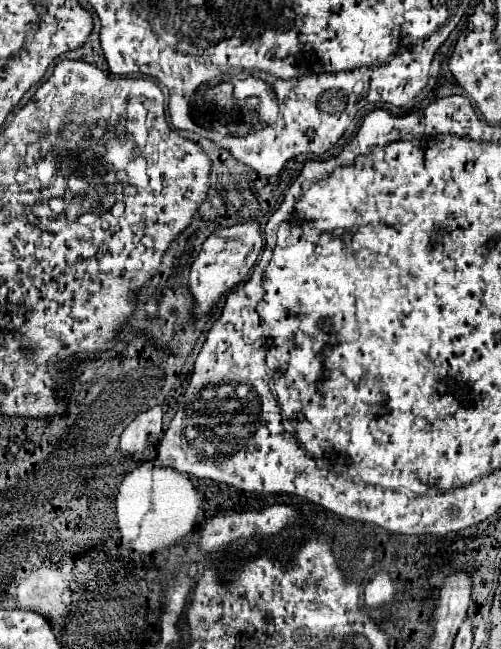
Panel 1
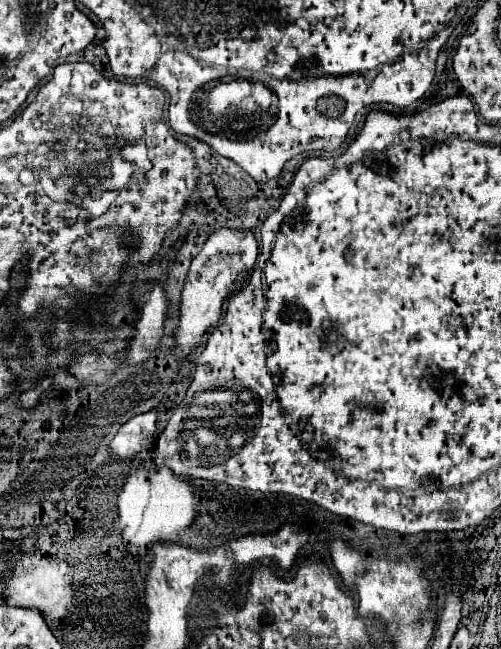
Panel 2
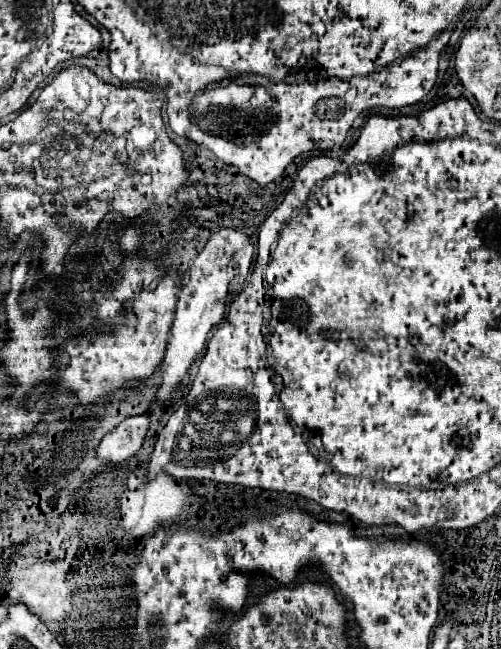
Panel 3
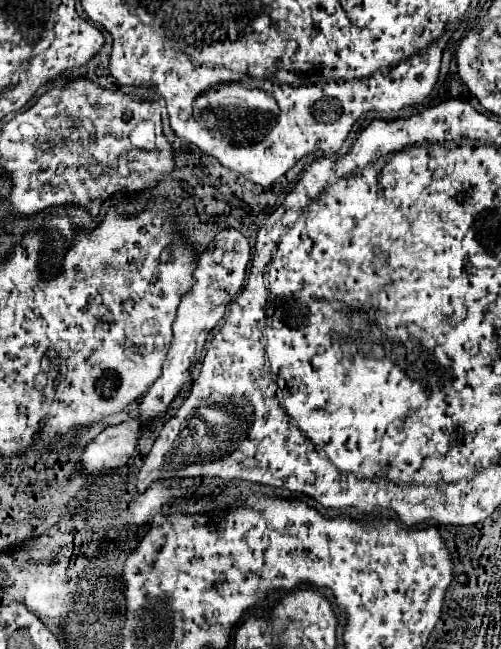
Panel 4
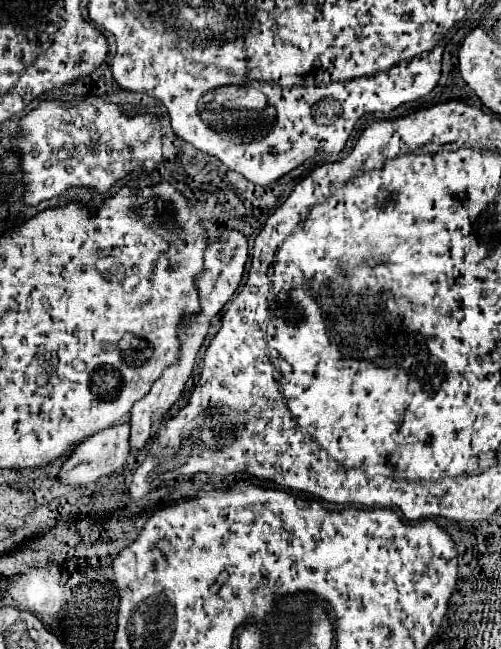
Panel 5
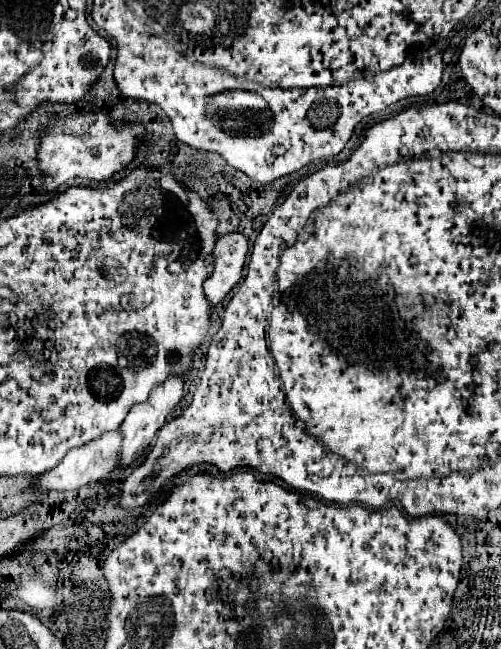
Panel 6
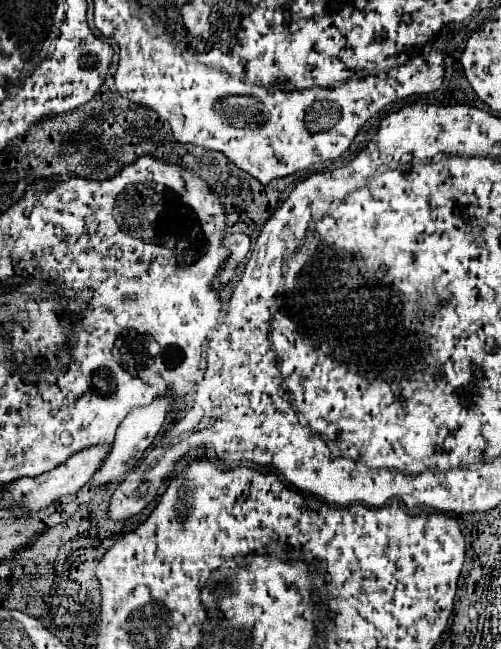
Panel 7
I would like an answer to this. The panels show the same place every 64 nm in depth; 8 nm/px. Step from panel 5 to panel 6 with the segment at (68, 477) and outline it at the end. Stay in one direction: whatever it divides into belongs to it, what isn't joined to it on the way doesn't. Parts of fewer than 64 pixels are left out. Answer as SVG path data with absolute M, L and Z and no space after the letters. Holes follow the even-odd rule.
M114 430L114 432L106 432L102 434L100 438L80 446L80 448L74 448L72 452L68 452L68 456L64 456L64 460L52 468L52 472L44 472L40 482L38 482L38 492L66 492L66 490L78 490L86 484L92 484L92 482L98 482L98 480L104 480L112 470L116 470L118 466L118 458L120 458L120 448L122 448L122 434L120 430Z

